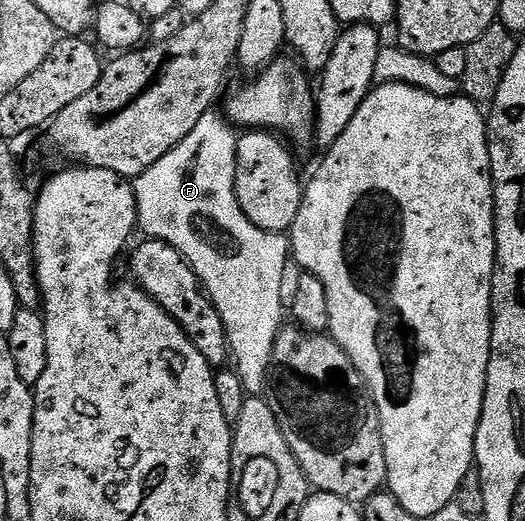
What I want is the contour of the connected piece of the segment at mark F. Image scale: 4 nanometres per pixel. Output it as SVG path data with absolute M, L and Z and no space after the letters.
M206 112L183 141L132 183L136 221L148 239L169 243L192 266L222 317L231 362L240 369L268 369L272 367L274 341L286 319L284 266L290 263L290 239L279 231L258 229L242 213L236 196L238 135L218 112Z

